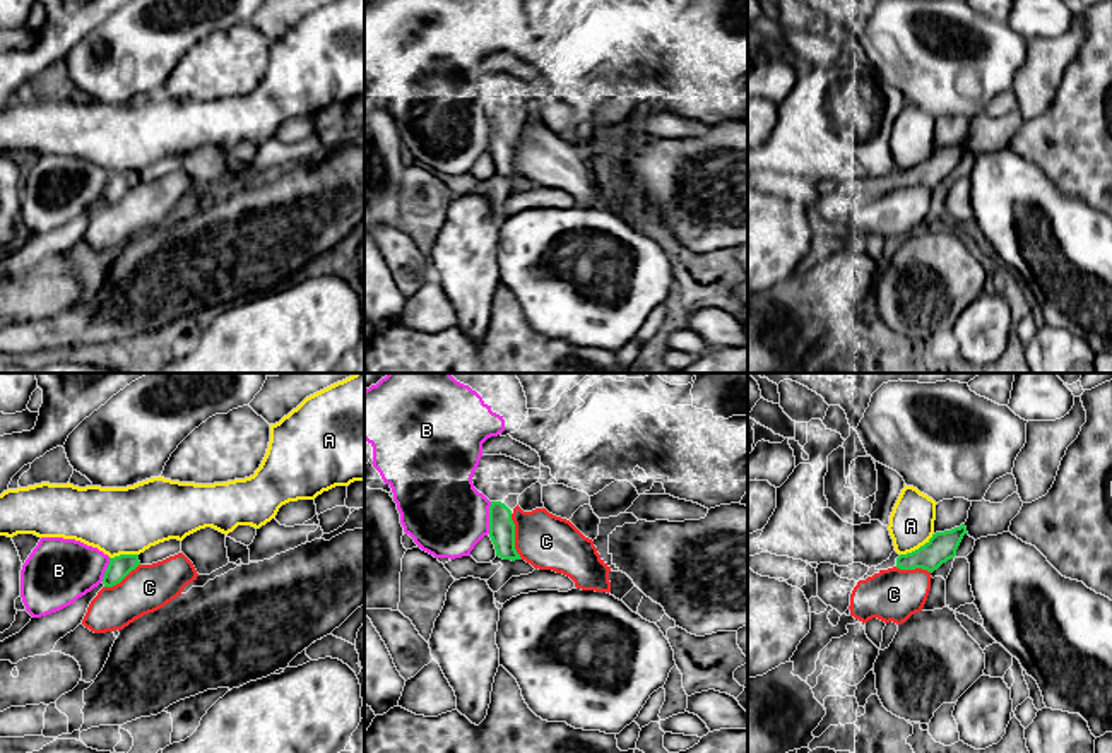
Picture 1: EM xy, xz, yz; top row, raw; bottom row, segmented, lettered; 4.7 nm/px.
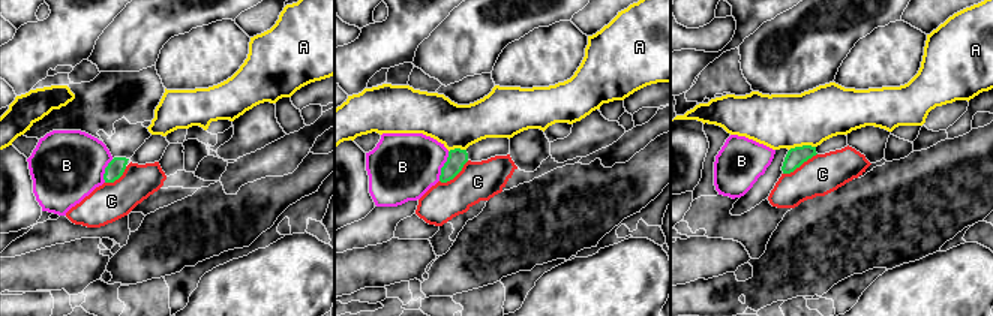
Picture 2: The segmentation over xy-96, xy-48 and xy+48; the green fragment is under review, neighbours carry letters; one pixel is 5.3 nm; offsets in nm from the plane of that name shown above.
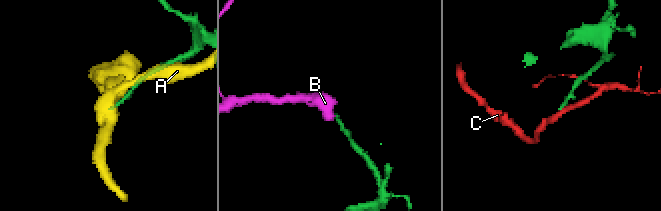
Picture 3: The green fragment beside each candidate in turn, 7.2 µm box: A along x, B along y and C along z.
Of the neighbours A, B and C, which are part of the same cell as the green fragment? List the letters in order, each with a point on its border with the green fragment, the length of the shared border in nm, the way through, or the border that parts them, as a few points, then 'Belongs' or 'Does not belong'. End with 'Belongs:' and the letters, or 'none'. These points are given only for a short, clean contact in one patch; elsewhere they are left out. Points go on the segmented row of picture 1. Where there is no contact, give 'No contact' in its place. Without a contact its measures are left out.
A: Touches green at yz (919, 548). Shared border 190 nm. Boundary: yz (933, 533), (922, 545), (900, 555). Does not belong
B: Touches green at xz (490, 517). Shared border 150 nm. Boundary: xz (491, 502), (488, 533). Does not belong
C: Touches green at xz (514, 536). Shared border 220 nm. Boundary: xz (510, 514), (515, 551), (522, 558). Does not belong
Belongs: none

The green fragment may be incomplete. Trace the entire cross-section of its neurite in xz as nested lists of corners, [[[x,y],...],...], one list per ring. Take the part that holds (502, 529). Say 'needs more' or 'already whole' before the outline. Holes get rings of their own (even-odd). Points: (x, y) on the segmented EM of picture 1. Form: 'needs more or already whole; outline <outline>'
already whole; outline [[[491,501],[489,537],[494,544],[496,556],[512,561],[522,560],[515,549],[515,524],[512,520],[512,510],[501,501]]]

